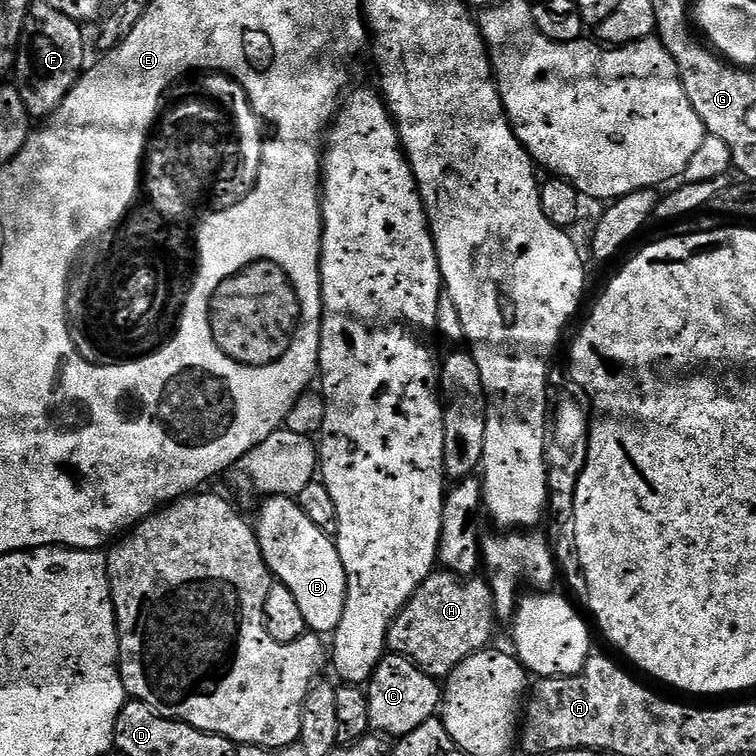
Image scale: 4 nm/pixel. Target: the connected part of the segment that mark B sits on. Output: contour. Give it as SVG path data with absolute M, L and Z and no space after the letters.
M273 496L263 502L260 521L255 521L254 527L269 572L279 583L286 585L290 594L294 594L313 633L335 633L342 622L348 598L348 575L342 566L335 539L318 530L295 499Z

